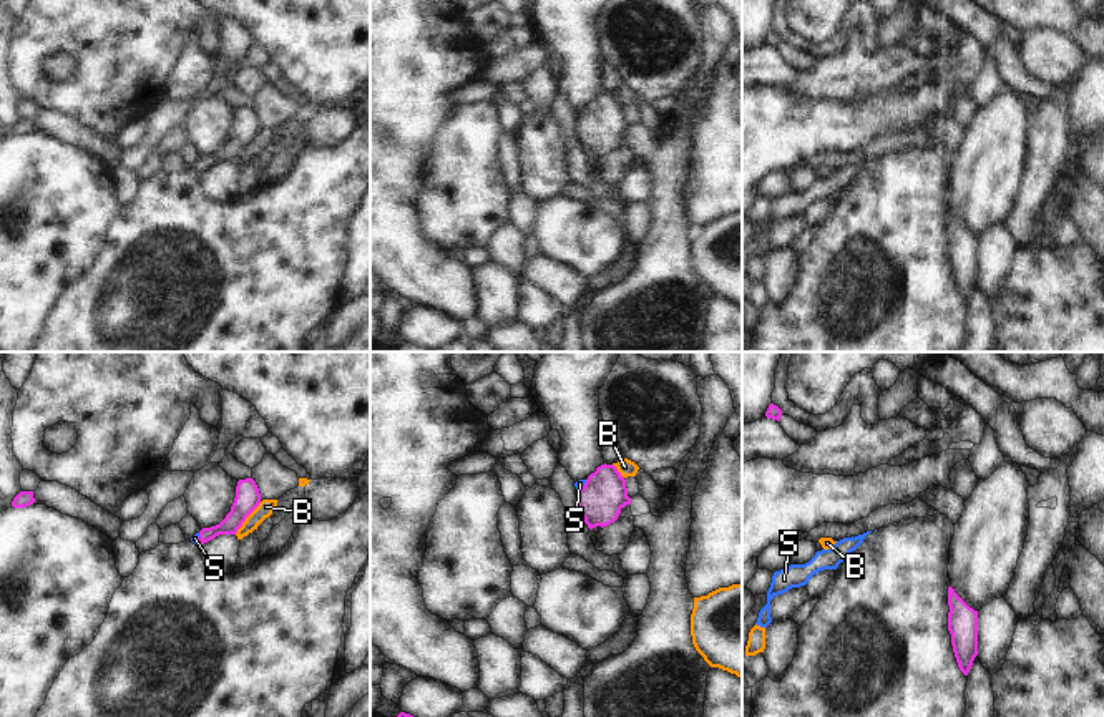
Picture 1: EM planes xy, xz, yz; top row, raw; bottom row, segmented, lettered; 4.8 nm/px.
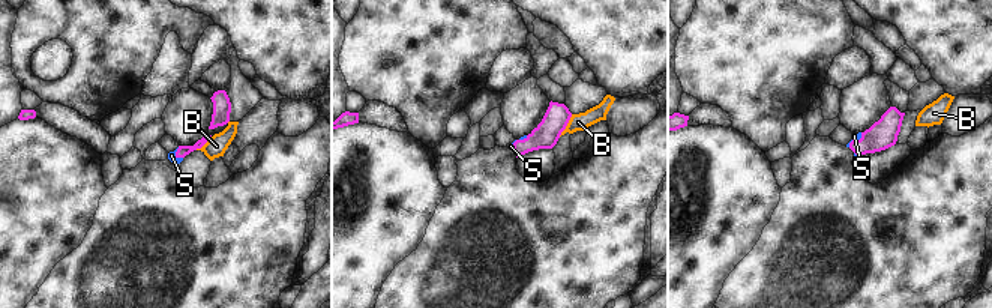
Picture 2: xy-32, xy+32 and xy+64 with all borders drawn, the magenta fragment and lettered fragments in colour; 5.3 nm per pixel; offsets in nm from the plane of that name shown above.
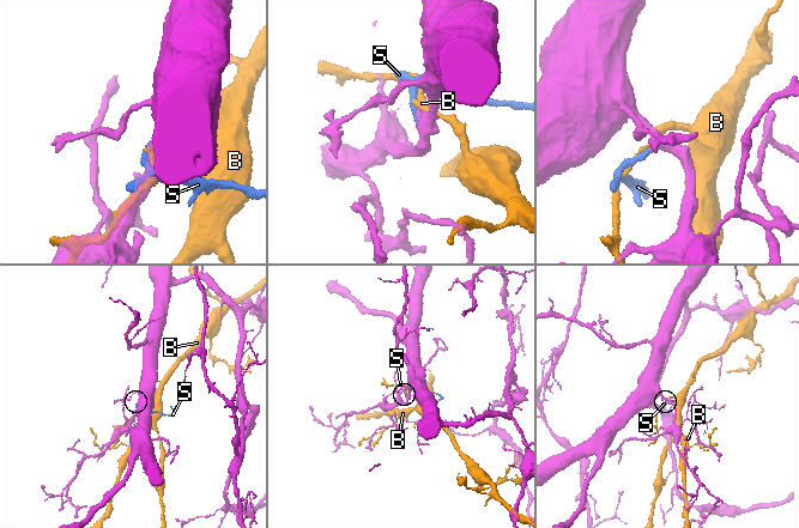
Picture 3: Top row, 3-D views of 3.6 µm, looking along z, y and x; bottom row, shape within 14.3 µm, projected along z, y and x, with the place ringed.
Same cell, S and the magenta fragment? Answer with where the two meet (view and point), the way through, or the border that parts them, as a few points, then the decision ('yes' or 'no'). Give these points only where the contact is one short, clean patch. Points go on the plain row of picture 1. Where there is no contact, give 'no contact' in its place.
xz (581, 117) | across xz (600, 130), (581, 117), (580, 112) | yes

